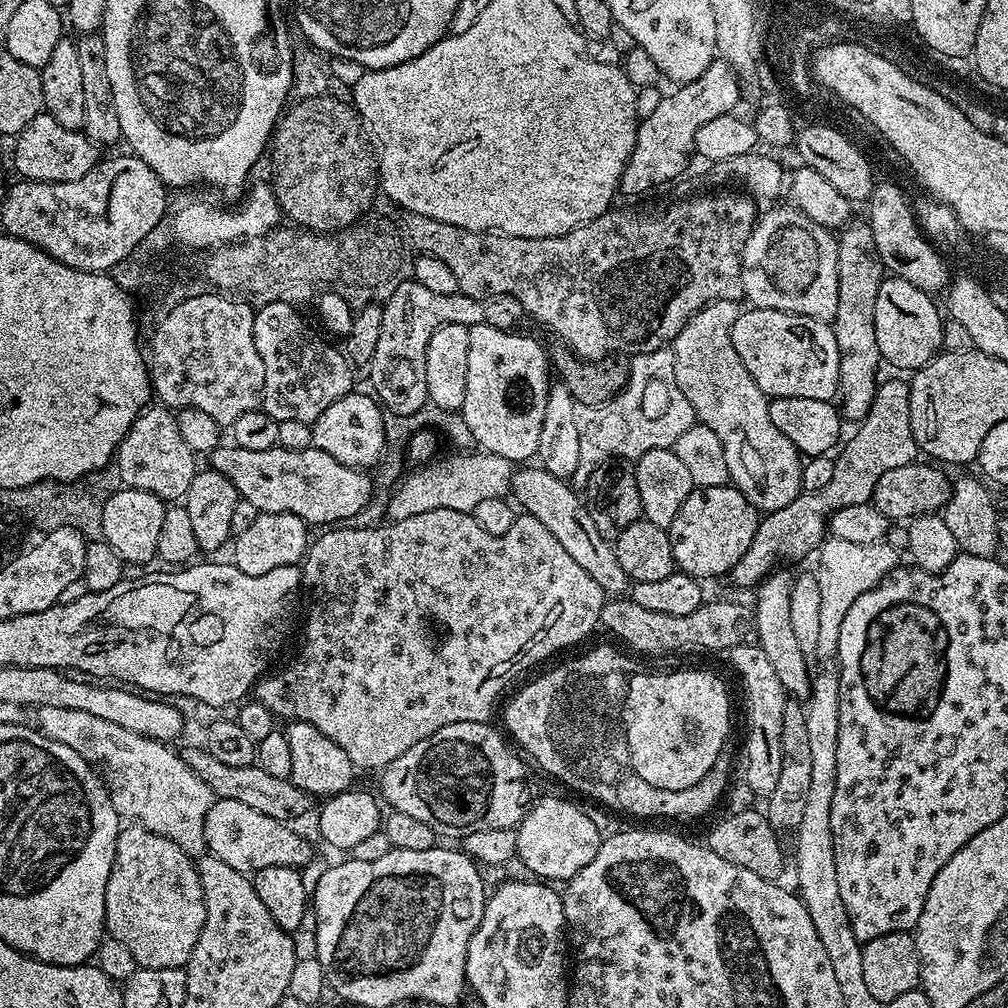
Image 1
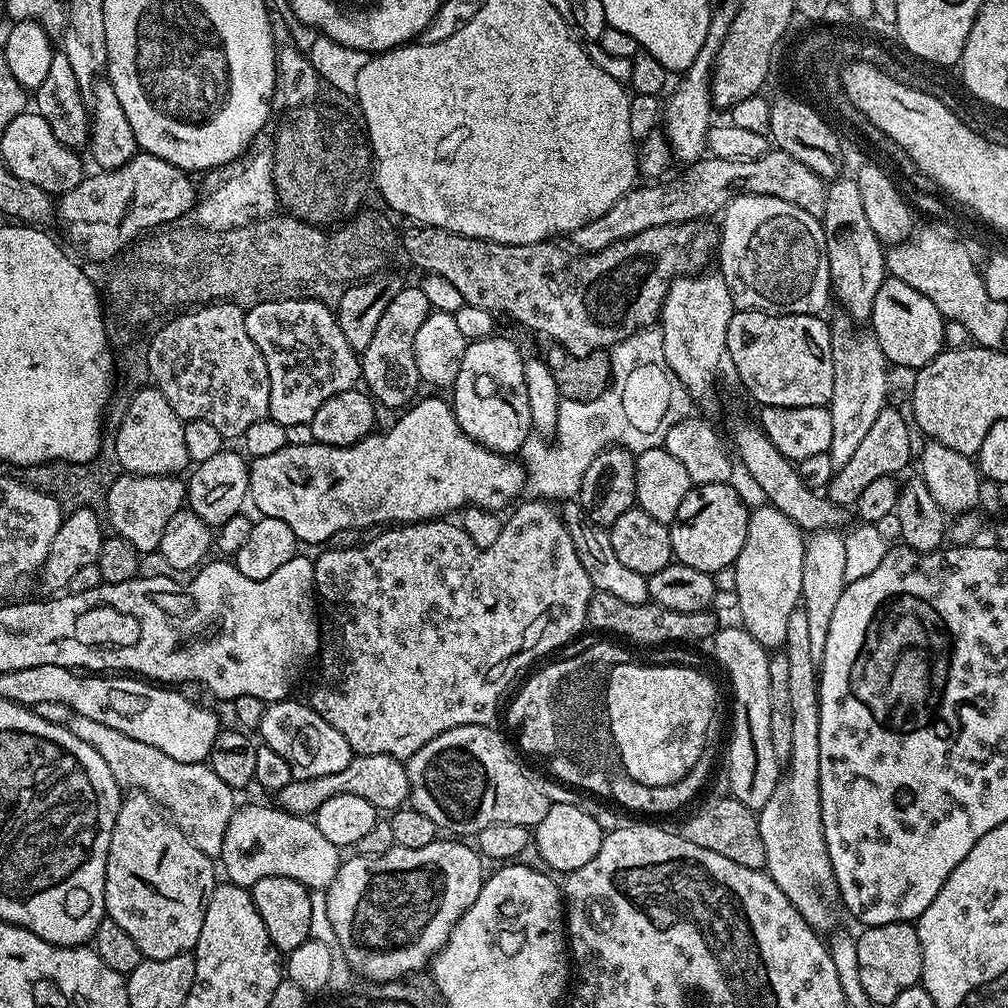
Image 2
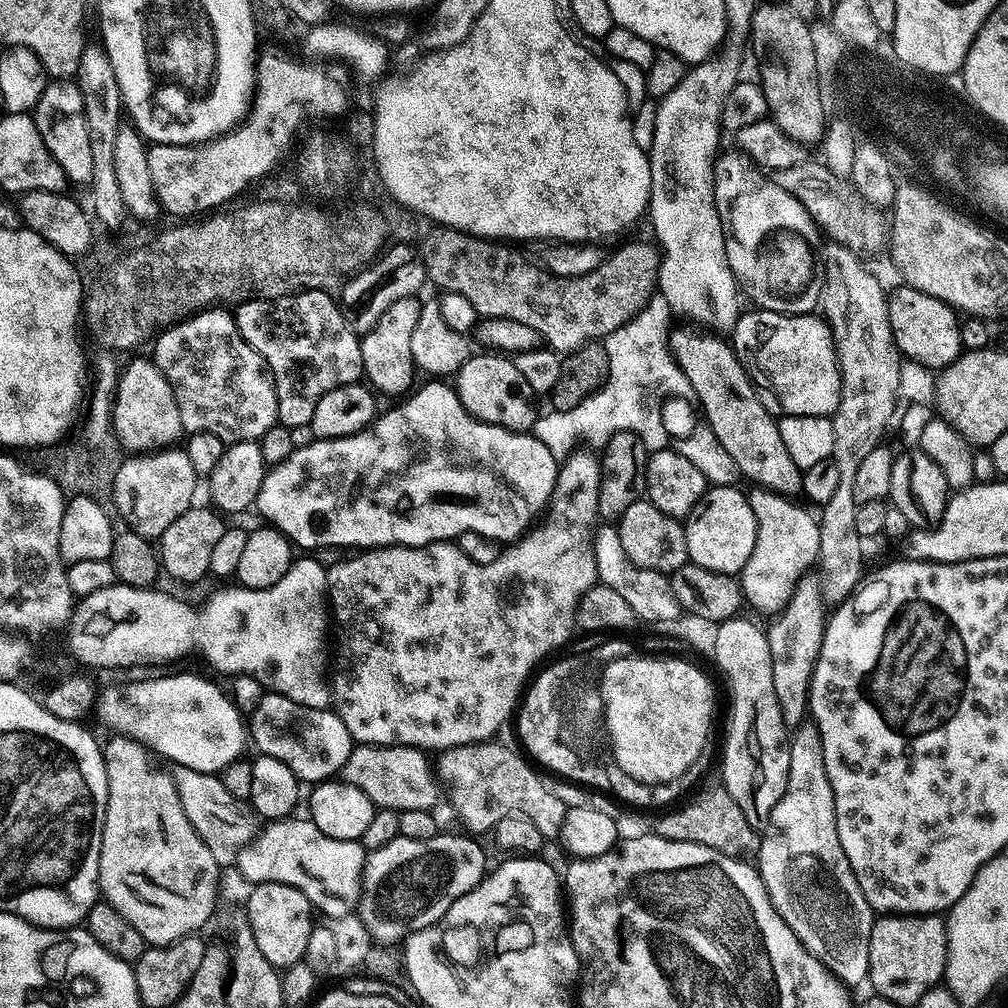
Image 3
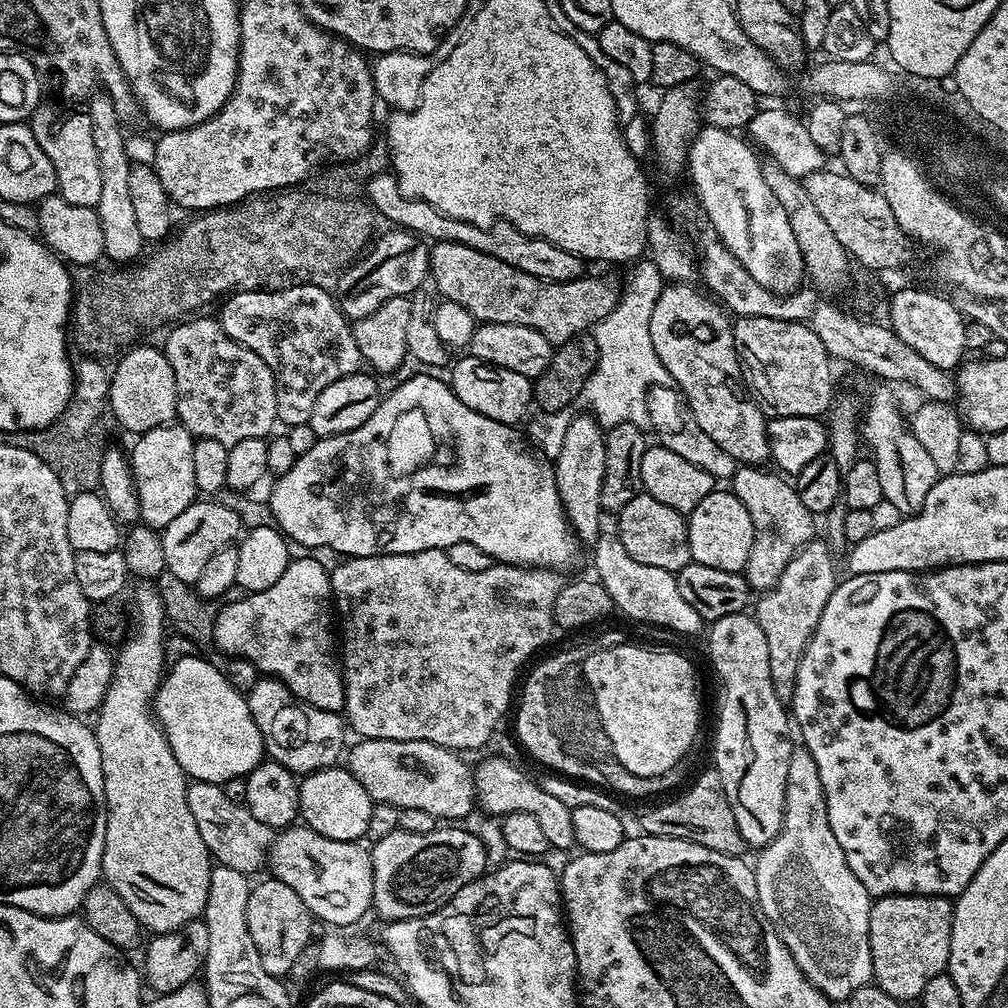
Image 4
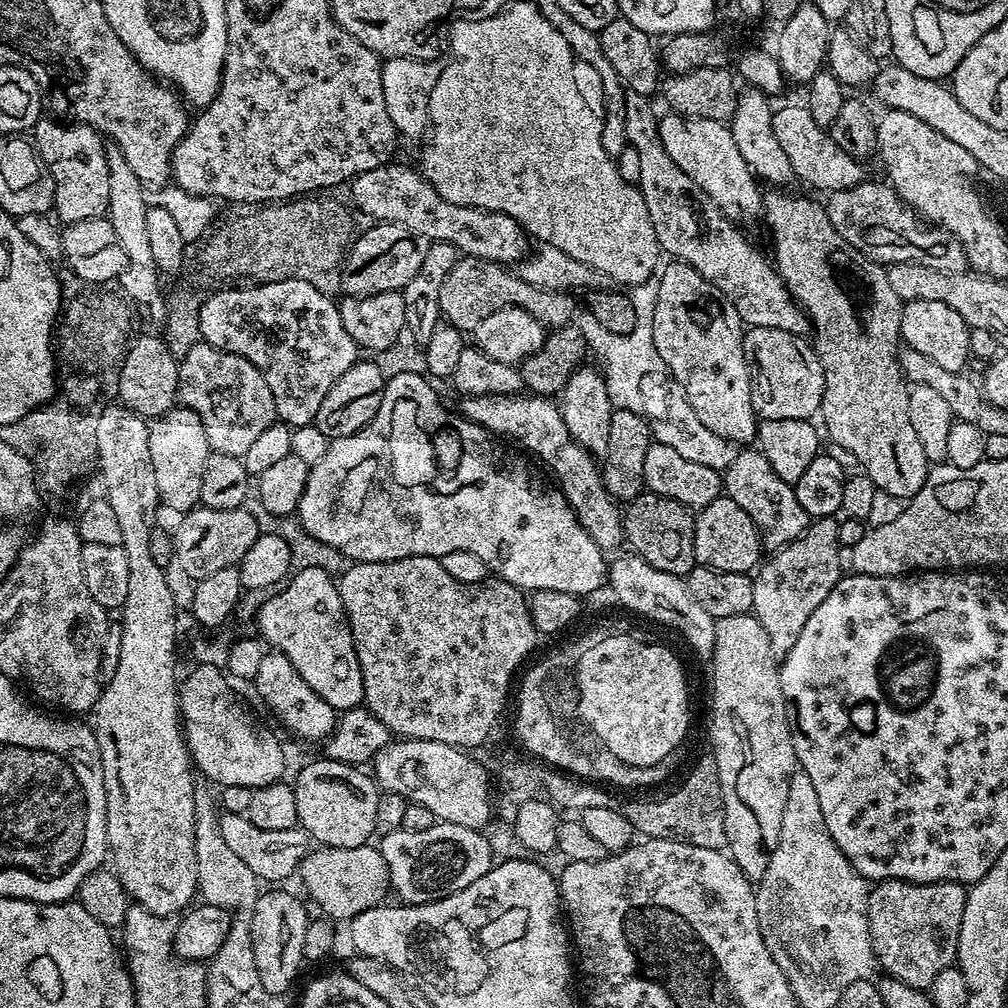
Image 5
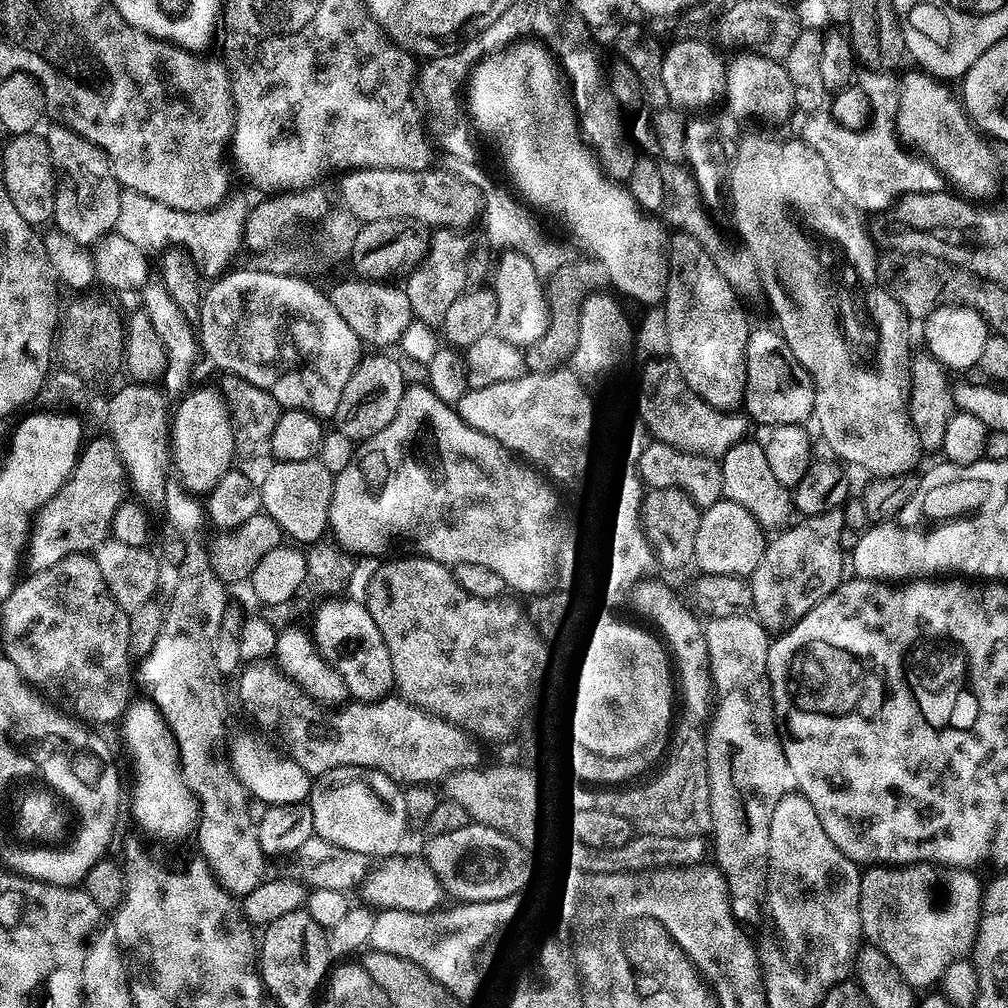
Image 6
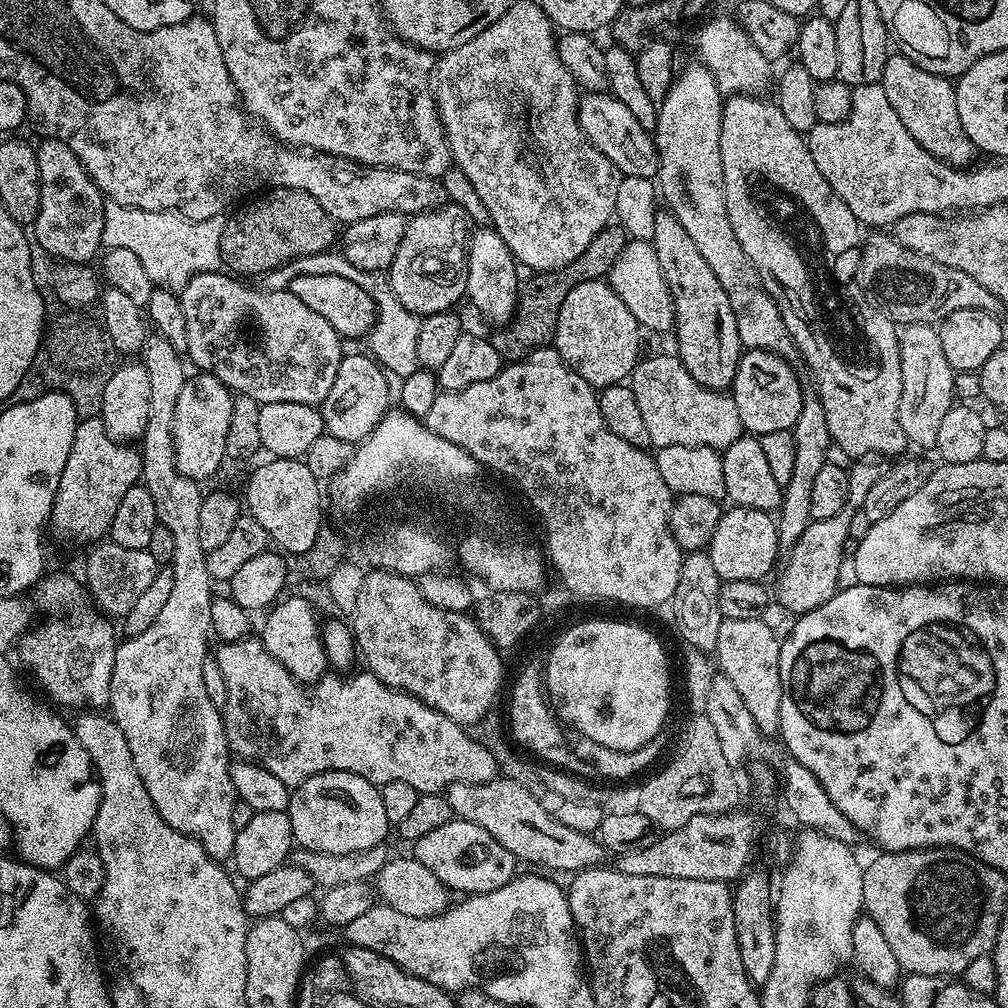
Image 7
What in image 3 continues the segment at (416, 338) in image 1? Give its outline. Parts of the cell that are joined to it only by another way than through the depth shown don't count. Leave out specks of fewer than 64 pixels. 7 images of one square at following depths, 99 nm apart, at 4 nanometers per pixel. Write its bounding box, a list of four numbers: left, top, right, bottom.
[360,294,421,398]

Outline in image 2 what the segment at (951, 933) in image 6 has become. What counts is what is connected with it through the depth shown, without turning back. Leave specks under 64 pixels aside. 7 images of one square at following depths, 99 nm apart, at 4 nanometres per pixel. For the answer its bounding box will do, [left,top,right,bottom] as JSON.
[856,923,922,1006]

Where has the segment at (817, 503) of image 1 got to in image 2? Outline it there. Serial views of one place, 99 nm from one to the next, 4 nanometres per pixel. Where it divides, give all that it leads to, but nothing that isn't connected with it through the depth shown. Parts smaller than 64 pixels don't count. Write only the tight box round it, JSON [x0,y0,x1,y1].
[826,406,914,506]

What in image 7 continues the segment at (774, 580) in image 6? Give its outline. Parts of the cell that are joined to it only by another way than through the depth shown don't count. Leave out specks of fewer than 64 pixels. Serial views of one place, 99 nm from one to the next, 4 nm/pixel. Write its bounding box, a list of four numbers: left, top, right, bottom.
[774,458,886,614]

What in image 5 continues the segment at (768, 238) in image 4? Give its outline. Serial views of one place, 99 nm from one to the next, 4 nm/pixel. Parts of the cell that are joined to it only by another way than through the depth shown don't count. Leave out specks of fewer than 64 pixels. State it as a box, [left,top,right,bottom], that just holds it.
[659,115,762,221]

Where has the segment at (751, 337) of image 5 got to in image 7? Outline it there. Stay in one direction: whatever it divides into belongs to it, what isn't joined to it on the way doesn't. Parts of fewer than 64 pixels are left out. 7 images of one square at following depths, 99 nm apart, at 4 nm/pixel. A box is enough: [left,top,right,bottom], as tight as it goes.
[730,348,806,438]

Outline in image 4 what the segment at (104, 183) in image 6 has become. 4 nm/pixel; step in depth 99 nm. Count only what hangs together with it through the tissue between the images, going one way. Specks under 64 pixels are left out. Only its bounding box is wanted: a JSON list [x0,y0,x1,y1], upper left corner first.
[30,102,102,208]

